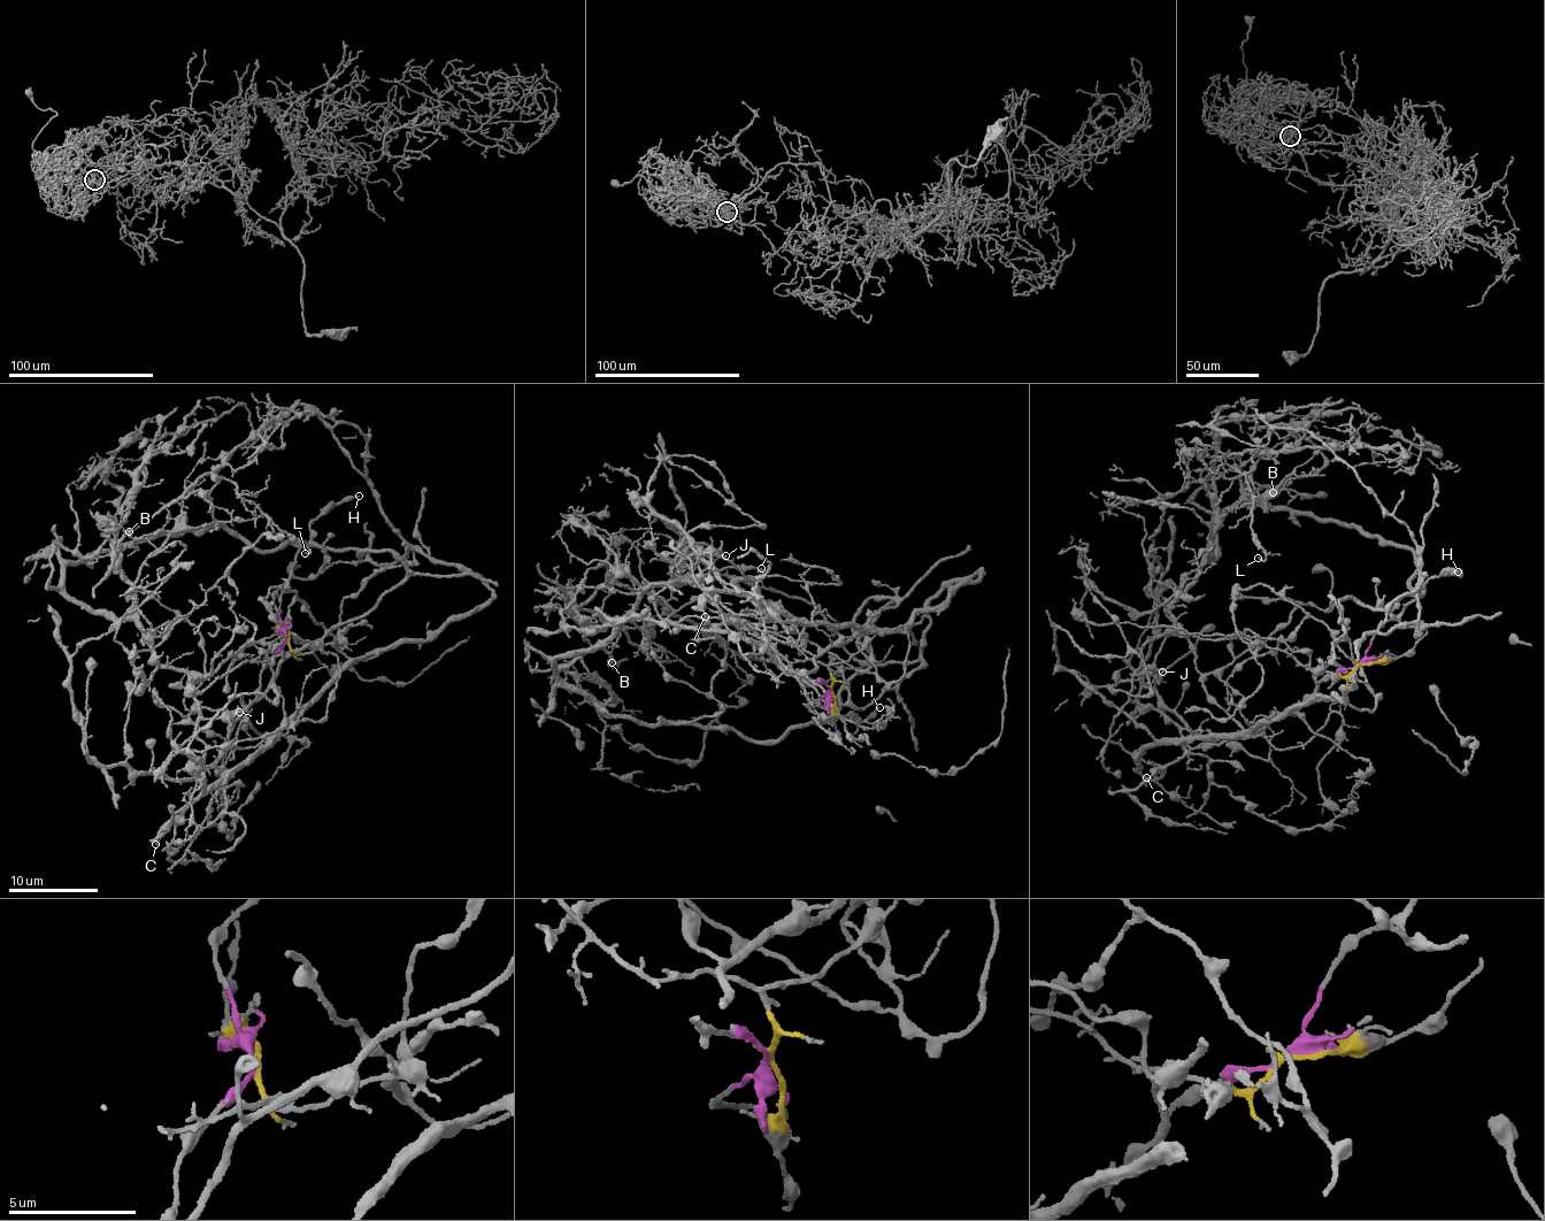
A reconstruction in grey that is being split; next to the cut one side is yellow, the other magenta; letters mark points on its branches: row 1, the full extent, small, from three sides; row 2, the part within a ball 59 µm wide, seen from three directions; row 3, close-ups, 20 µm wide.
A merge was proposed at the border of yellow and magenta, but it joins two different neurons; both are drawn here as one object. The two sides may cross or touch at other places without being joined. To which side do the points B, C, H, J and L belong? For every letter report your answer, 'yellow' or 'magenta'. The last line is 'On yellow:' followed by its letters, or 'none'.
B: yellow
C: magenta
H: magenta
J: yellow
L: yellow
On yellow: B, J, L

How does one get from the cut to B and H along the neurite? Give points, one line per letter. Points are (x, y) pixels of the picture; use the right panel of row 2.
B: (1360, 665), (1344, 676), (1235, 636), (1198, 639), (1168, 613), (1191, 586), (1227, 511), (1271, 492)
H: (1359, 665), (1378, 627), (1415, 599), (1419, 590), (1435, 575), (1460, 574), (1458, 570)

